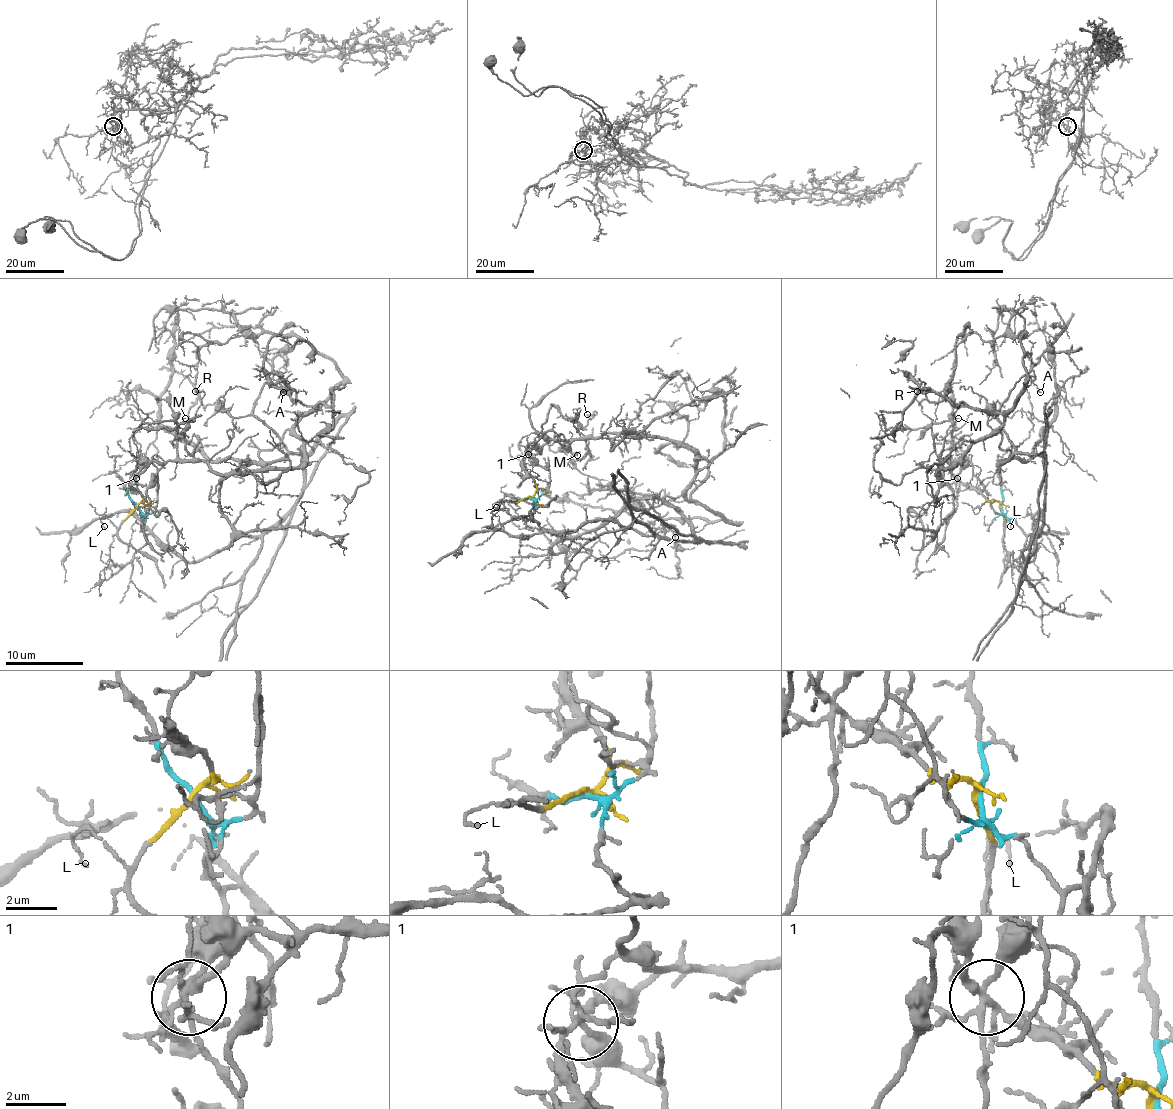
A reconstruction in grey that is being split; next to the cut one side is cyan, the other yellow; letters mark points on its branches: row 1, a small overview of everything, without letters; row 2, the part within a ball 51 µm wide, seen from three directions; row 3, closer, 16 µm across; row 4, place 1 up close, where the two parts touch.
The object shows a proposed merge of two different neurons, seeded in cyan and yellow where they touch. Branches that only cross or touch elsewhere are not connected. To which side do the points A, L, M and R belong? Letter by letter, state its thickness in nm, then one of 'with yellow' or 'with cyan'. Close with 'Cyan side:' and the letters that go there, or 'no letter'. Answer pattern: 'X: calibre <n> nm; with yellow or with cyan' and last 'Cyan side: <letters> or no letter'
A: calibre 120 nm; with cyan
L: calibre 110 nm; with yellow
M: calibre 100 nm; with yellow
R: calibre 130 nm; with yellow
Cyan side: A

